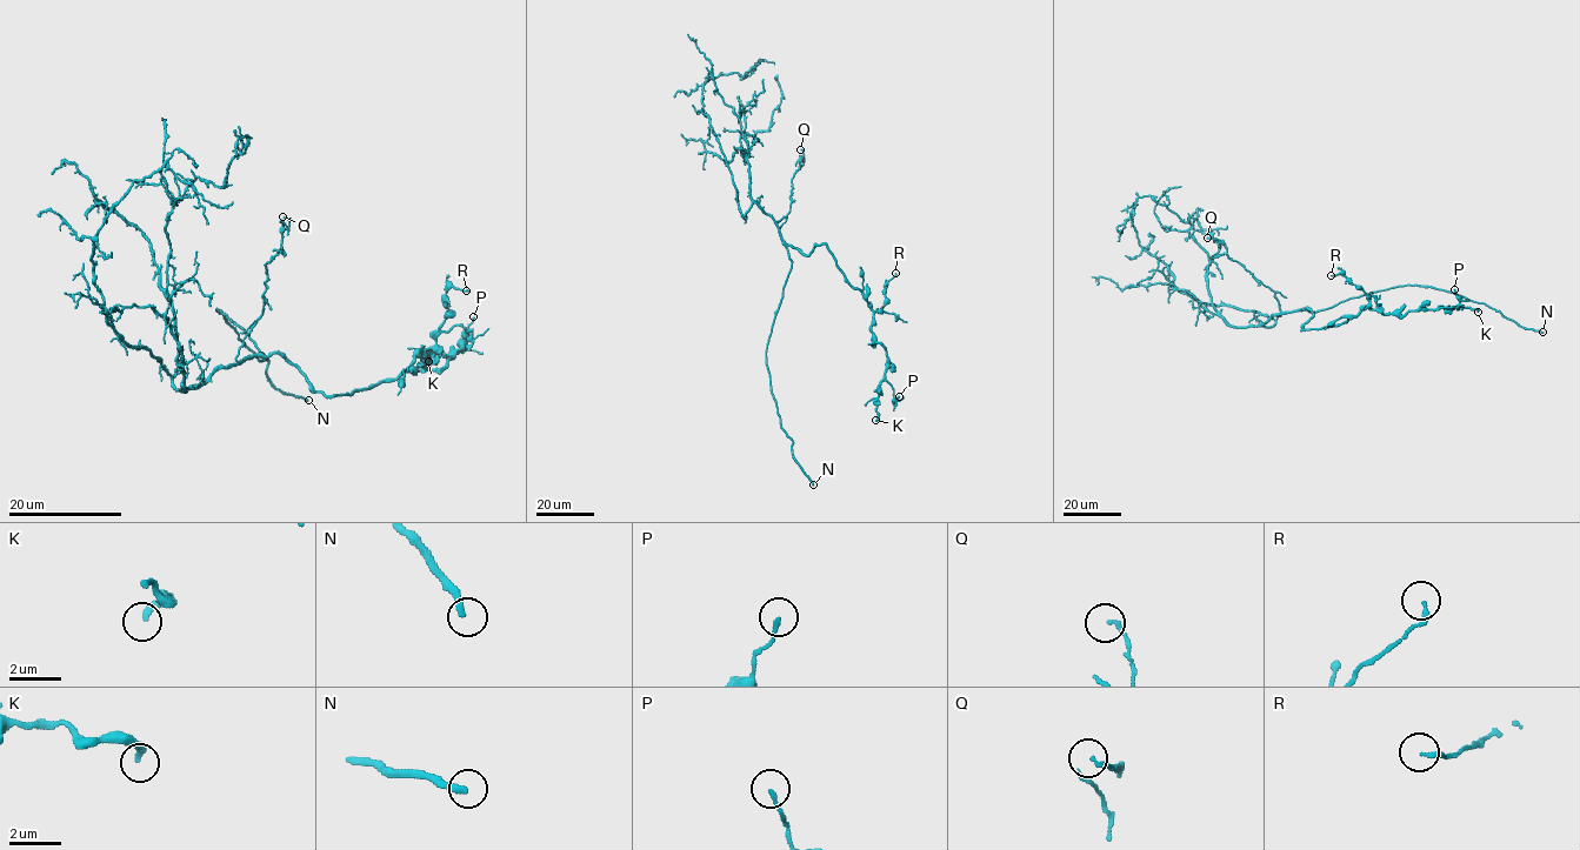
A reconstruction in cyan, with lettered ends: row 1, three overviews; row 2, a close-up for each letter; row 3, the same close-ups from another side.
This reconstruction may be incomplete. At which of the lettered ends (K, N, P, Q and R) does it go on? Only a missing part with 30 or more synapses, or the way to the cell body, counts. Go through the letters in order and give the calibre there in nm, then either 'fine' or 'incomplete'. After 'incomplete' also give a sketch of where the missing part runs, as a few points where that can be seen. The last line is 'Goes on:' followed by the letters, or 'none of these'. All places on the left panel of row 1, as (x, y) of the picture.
K: calibre 280 nm; fine
N: calibre 280 nm; incomplete; course (308, 400), (321, 412), (295, 426), (338, 399), (357, 414)
P: calibre 150 nm; fine
Q: calibre 120 nm; fine
R: calibre 180 nm; fine
Goes on: N

